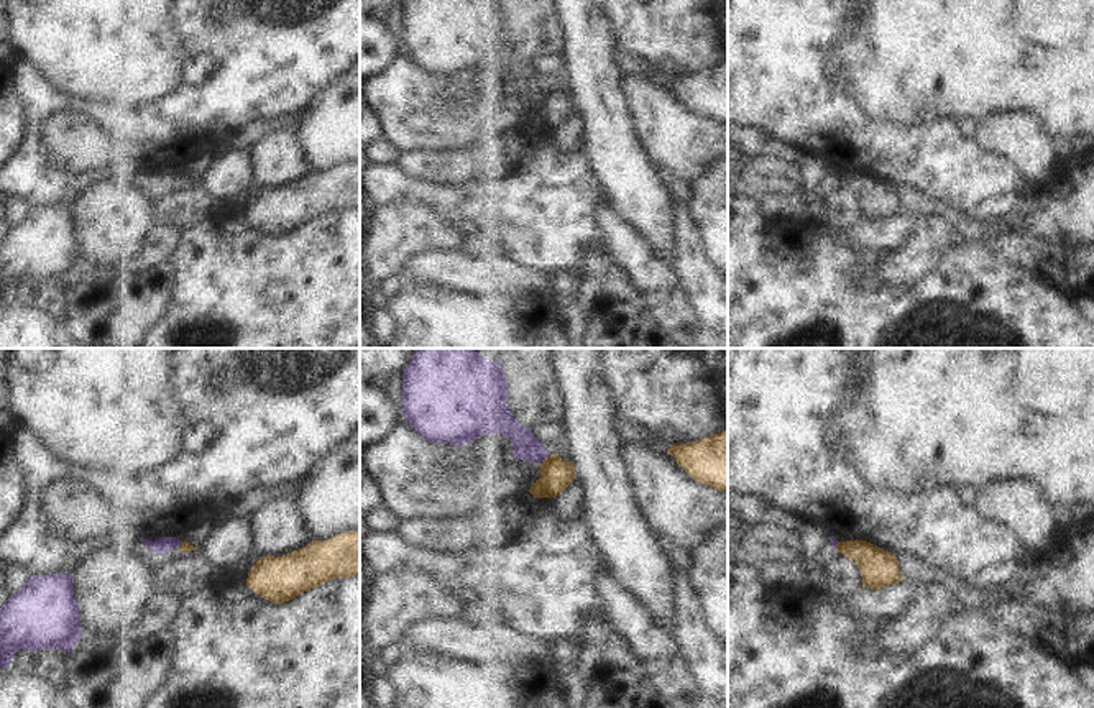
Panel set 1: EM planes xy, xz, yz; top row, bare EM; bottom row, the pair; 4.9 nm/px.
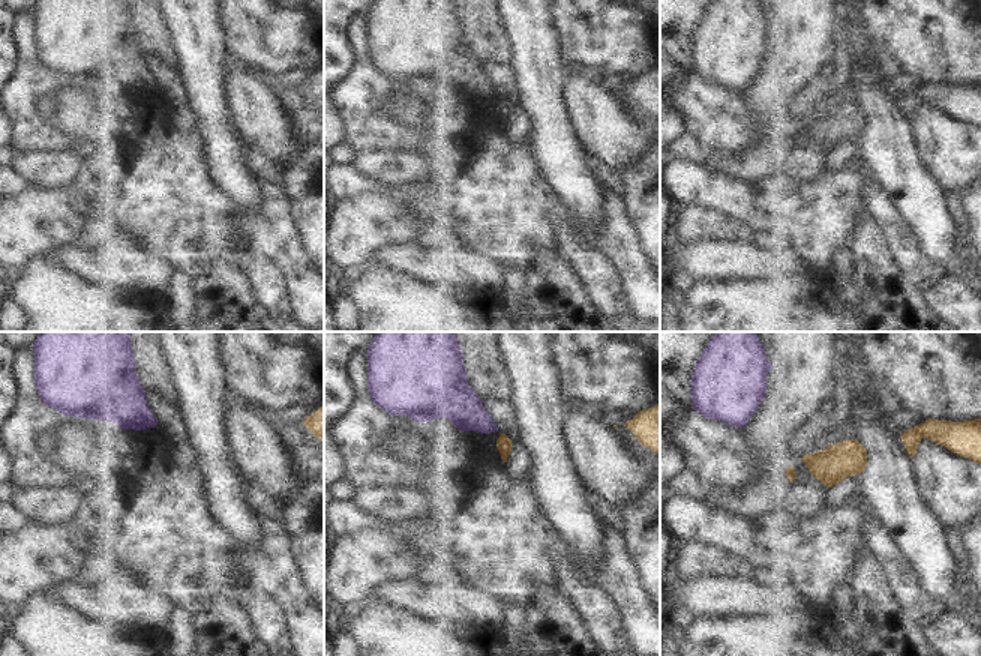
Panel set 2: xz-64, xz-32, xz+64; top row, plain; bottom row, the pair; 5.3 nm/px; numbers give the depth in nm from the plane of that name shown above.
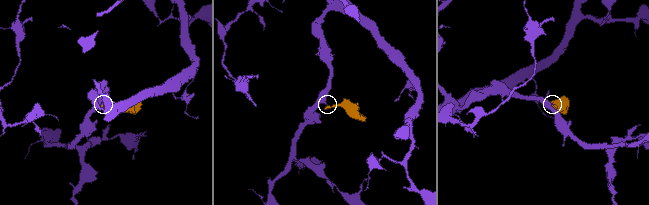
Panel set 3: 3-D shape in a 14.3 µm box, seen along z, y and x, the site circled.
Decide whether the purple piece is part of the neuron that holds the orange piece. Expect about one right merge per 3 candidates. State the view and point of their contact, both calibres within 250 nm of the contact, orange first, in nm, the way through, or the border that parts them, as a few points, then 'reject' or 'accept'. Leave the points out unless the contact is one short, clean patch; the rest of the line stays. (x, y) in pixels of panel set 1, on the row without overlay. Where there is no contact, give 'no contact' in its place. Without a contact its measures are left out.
xz (546, 91) | 160/130 nm | along xz (551, 86), (541, 96) | reject

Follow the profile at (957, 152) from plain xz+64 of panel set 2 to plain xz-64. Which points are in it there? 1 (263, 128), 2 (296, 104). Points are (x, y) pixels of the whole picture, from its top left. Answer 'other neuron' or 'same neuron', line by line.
1: same neuron
2: other neuron

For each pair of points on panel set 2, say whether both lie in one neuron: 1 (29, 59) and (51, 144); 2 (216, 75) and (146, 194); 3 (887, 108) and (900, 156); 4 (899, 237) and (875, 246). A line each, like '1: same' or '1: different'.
1: same
2: different
3: same
4: different

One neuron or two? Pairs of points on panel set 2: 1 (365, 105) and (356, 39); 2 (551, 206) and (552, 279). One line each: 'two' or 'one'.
1: one
2: two

